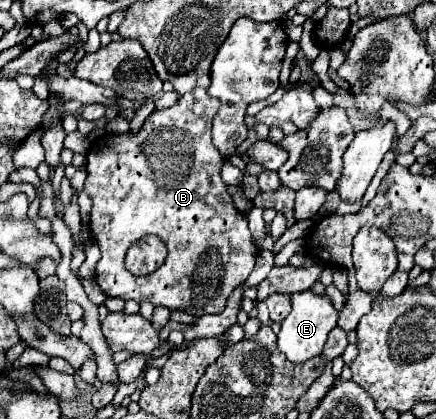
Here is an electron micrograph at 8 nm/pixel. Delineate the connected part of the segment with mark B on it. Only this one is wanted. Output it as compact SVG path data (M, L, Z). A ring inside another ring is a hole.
M195 89L193 93L187 93L187 95L181 95L181 99L171 107L171 109L163 109L163 111L153 111L147 121L143 123L141 131L137 135L129 135L129 133L123 133L123 135L105 135L97 141L93 141L89 153L87 153L87 179L85 179L85 191L87 195L93 199L93 213L91 213L91 223L89 223L89 231L91 231L91 237L93 241L99 245L101 249L101 259L97 263L97 269L95 269L95 281L97 285L101 287L101 291L109 297L121 297L123 301L149 301L153 303L155 307L157 305L163 305L171 311L179 309L179 311L185 311L193 317L201 317L201 315L207 315L207 313L221 313L225 309L225 303L227 299L231 297L231 293L243 285L249 277L249 273L253 271L255 267L255 255L257 255L257 245L253 243L253 237L249 233L249 227L247 227L247 215L241 215L237 211L237 207L233 205L233 199L231 195L227 193L227 187L225 183L221 181L221 167L223 167L223 157L221 153L217 153L215 145L211 143L211 119L215 117L217 113L217 101L213 101L213 97L207 95L207 89ZM145 235L157 235L159 239L163 239L163 243L167 243L169 247L169 255L167 255L167 261L149 277L135 277L131 275L127 269L125 269L125 249L129 249L137 239L145 237Z

